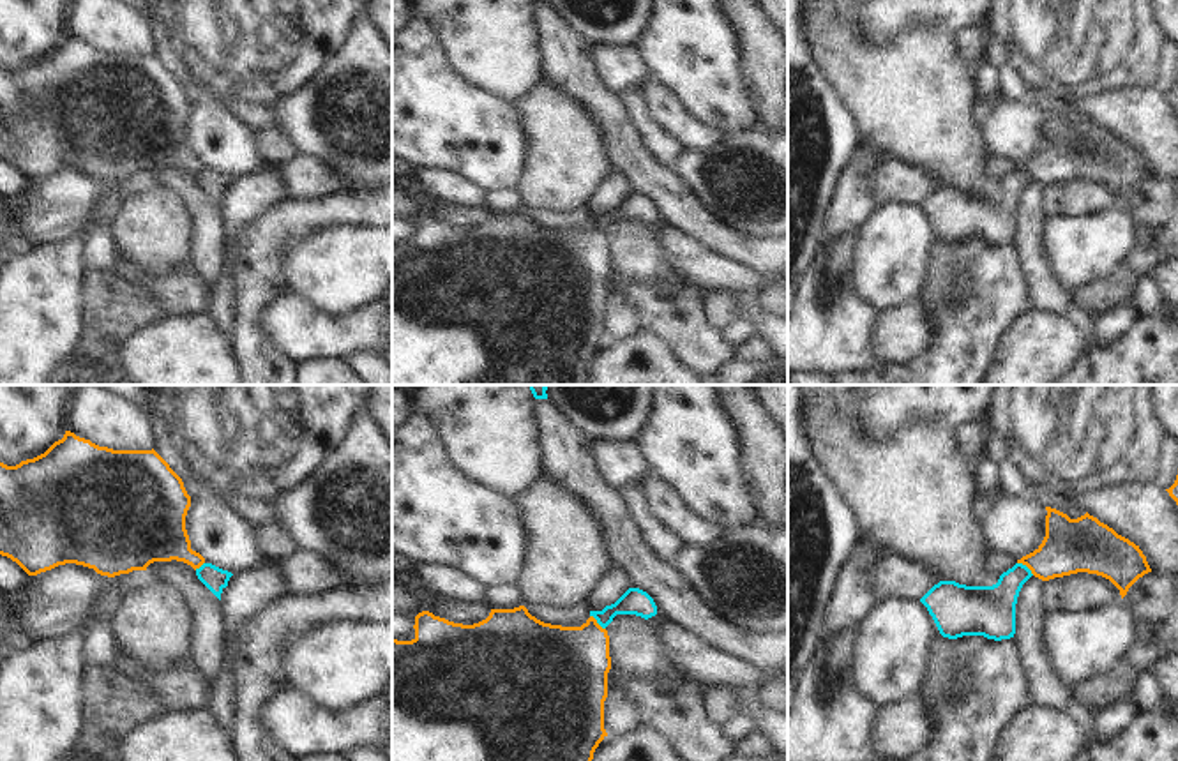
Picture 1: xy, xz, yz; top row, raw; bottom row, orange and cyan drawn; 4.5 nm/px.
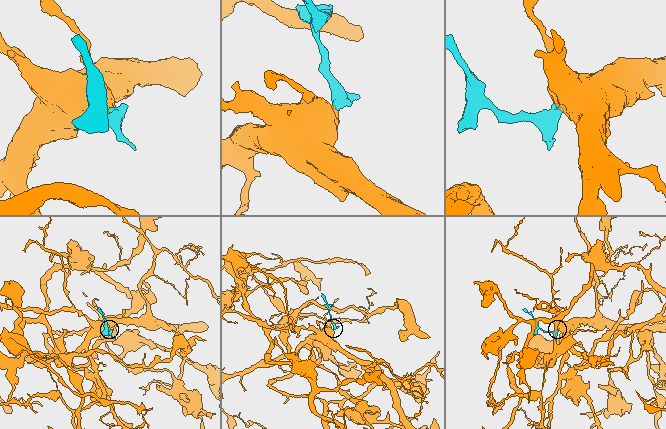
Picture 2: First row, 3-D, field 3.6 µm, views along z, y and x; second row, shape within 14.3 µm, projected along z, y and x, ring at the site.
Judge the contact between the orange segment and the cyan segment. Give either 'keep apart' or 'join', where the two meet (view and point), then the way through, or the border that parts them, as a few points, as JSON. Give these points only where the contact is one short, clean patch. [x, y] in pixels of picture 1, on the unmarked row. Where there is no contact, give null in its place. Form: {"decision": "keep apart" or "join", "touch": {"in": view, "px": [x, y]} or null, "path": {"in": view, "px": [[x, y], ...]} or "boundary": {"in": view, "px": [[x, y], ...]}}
{"decision": "keep apart", "touch": {"in": "yz", "px": [1026, 170]}, "boundary": {"in": "yz", "px": [[1018, 166], [1034, 179]]}}

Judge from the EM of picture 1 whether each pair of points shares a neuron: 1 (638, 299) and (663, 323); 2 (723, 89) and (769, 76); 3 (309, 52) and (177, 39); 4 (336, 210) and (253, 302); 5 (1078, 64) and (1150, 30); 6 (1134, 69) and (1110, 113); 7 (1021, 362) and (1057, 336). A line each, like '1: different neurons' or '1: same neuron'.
1: same neuron
2: different neurons
3: same neuron
4: same neuron
5: same neuron
6: different neurons
7: same neuron

